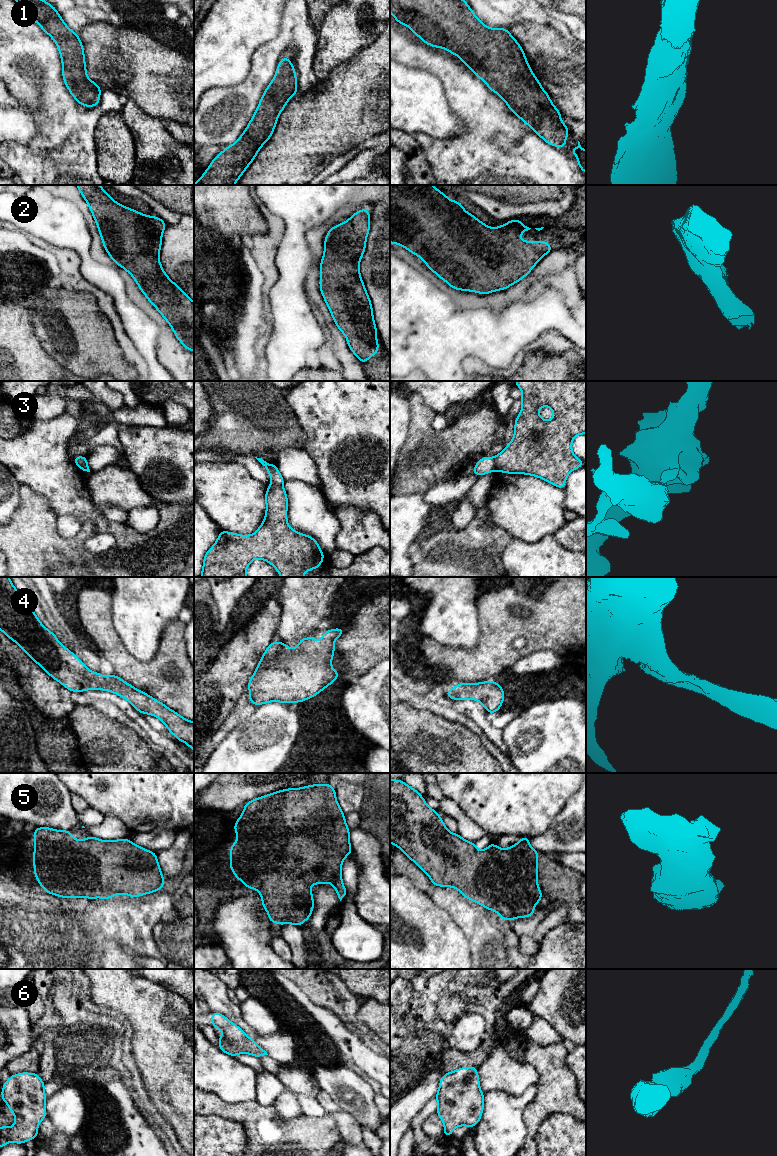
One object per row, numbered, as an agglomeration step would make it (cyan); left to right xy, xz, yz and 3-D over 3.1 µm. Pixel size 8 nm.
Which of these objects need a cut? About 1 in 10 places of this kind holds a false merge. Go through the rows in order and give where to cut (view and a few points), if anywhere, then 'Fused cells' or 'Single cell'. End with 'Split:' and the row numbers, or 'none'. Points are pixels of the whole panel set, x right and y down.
1: No split. Single cell
2: No split. Single cell
3: No split. Single cell
4: No split. Single cell
5: No split. Single cell
6: No split. Single cell
Split: none

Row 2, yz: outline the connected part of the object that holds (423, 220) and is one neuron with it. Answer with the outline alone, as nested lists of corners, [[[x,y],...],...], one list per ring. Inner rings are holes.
[[[390,185],[390,243],[400,245],[421,258],[431,271],[455,290],[471,291],[482,295],[498,290],[506,290],[511,285],[526,277],[539,260],[553,250],[547,241],[521,241],[520,235],[531,228],[524,225],[520,219],[510,220],[505,223],[505,225],[497,226],[494,229],[489,227],[474,215],[465,211],[460,201],[452,201],[432,185]]]

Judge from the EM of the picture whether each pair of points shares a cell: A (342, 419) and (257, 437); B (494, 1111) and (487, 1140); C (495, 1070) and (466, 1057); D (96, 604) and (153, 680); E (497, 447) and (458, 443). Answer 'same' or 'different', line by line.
A: different
B: same
C: different
D: same
E: different

